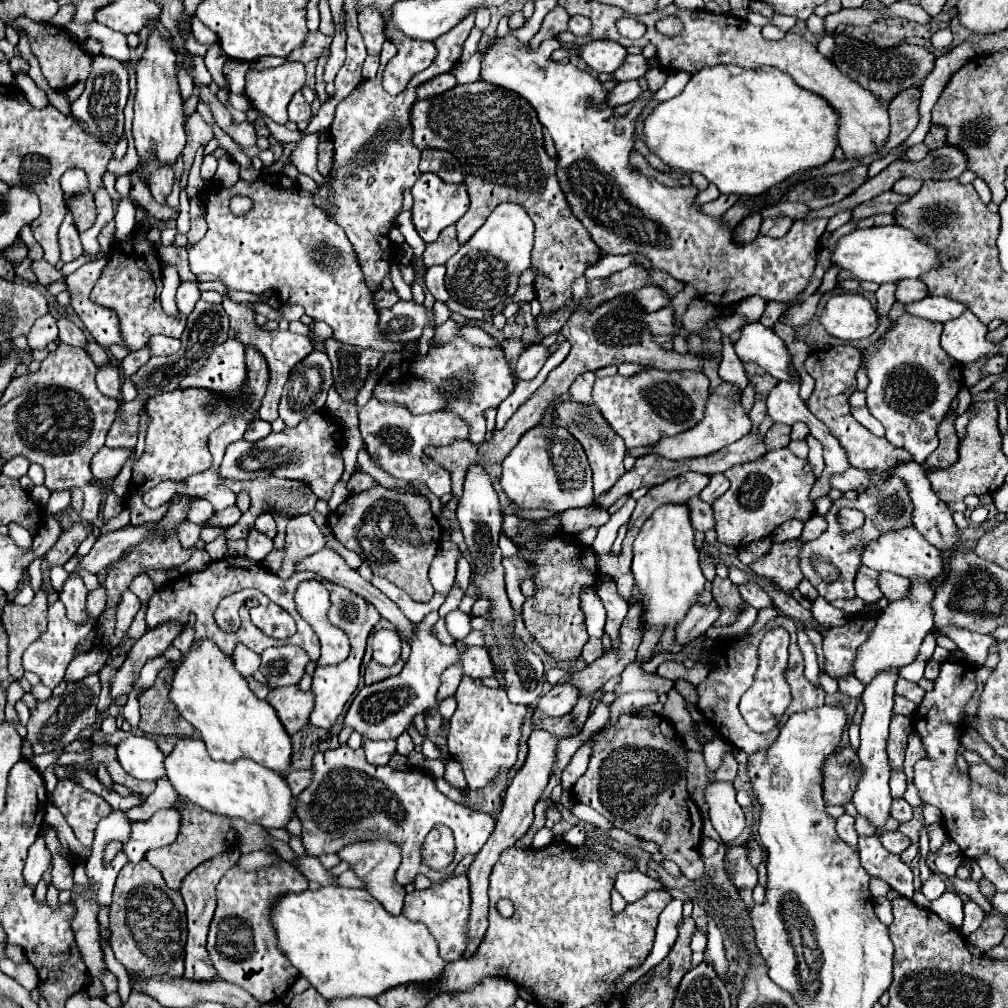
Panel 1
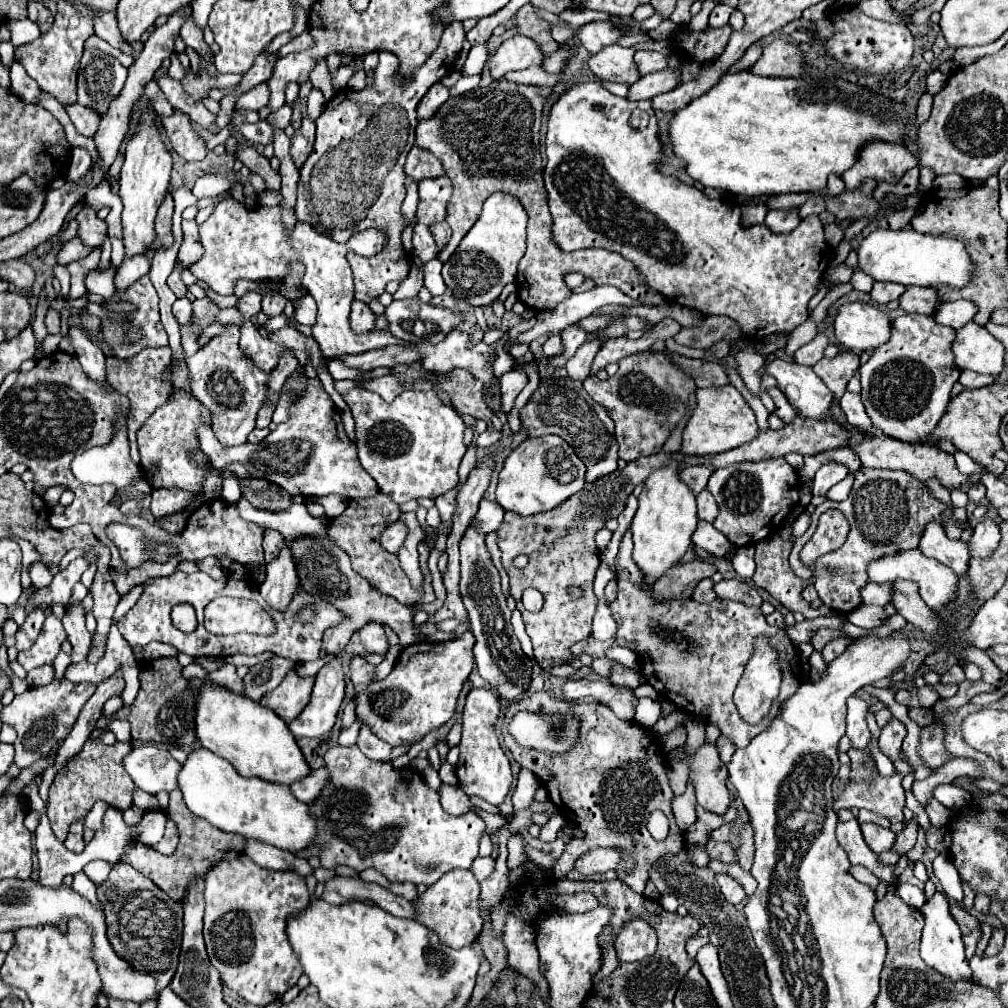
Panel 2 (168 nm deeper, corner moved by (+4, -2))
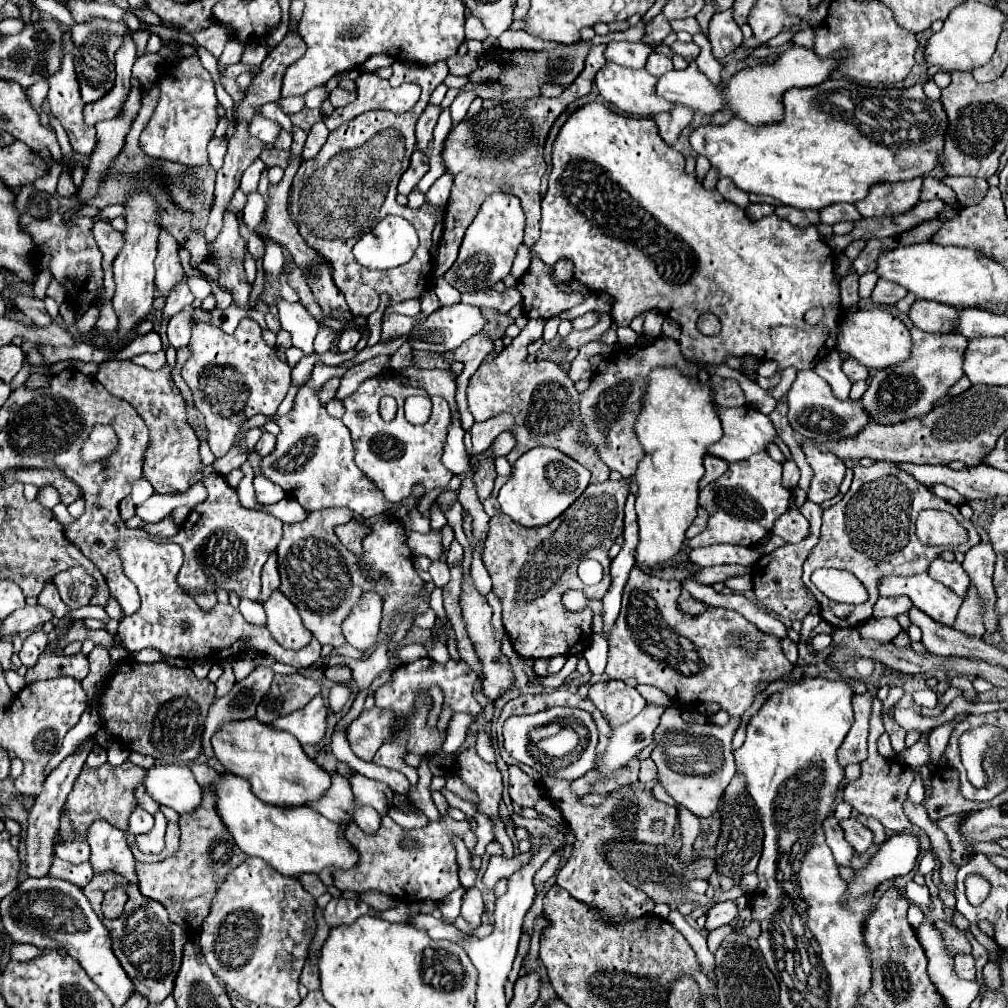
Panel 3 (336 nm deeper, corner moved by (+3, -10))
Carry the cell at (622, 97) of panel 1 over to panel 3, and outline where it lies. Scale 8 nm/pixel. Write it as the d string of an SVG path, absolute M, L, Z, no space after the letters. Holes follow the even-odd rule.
M793 44L791 48L781 52L775 62L743 68L735 76L731 76L729 82L721 84L713 84L695 64L689 64L683 70L671 70L659 78L657 96L673 104L685 104L695 112L703 112L707 116L713 116L723 108L729 108L735 118L741 118L751 126L765 126L765 124L777 124L785 118L783 94L787 90L811 88L823 84L825 80L829 80L833 72L835 72L833 60L821 60L821 56L813 52L813 48L803 48Z

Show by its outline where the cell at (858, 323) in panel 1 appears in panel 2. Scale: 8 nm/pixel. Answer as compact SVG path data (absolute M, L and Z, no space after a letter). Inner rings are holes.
M846 302L834 318L834 336L840 346L852 352L878 348L890 338L888 312L862 302Z

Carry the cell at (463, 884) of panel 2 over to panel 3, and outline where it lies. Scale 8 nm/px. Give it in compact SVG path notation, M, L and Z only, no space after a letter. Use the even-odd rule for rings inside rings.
M469 888L463 896L463 906L461 906L461 916L477 928L481 924L481 914L483 914L483 898L477 888Z

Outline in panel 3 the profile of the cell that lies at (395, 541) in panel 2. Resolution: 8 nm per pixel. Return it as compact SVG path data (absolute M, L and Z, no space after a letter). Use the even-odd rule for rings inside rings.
M329 510L321 512L307 512L307 518L297 524L283 524L283 538L277 544L277 564L279 564L279 576L281 576L281 594L289 598L295 608L299 610L305 628L321 642L321 644L331 644L331 646L341 646L345 644L345 638L341 634L341 622L345 616L351 612L351 608L357 604L359 596L365 590L375 590L383 596L383 632L387 636L393 636L399 622L403 620L405 612L415 608L417 614L423 614L429 606L429 598L421 598L421 586L423 580L413 568L413 554L405 544L405 534L401 534L401 524L395 518L383 518L371 524L367 536L363 538L363 552L361 556L355 556L349 552L339 538L333 532L333 514Z

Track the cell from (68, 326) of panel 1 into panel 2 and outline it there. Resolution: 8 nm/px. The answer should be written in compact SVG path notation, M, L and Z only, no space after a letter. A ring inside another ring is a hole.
M52 308L46 312L46 328L48 328L48 334L60 334L62 332L62 318Z

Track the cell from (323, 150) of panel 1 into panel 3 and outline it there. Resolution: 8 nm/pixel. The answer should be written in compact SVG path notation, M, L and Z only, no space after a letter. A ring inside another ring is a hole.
M265 148L259 158L265 162L265 166L281 166L281 168L285 168L287 160L289 160L289 152L279 152L277 148Z

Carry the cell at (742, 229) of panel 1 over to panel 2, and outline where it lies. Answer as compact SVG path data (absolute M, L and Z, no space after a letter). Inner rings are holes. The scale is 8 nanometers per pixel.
M758 204L758 206L744 206L742 208L742 226L744 228L750 228L750 226L756 226L756 224L762 224L764 218L766 218L766 206L764 204Z

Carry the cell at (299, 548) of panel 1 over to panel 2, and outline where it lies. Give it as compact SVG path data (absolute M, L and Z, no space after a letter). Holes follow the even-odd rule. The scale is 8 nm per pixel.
M284 542L280 556L266 564L266 578L260 584L260 594L274 610L284 610L296 588L298 588L296 564L292 560L290 544Z

